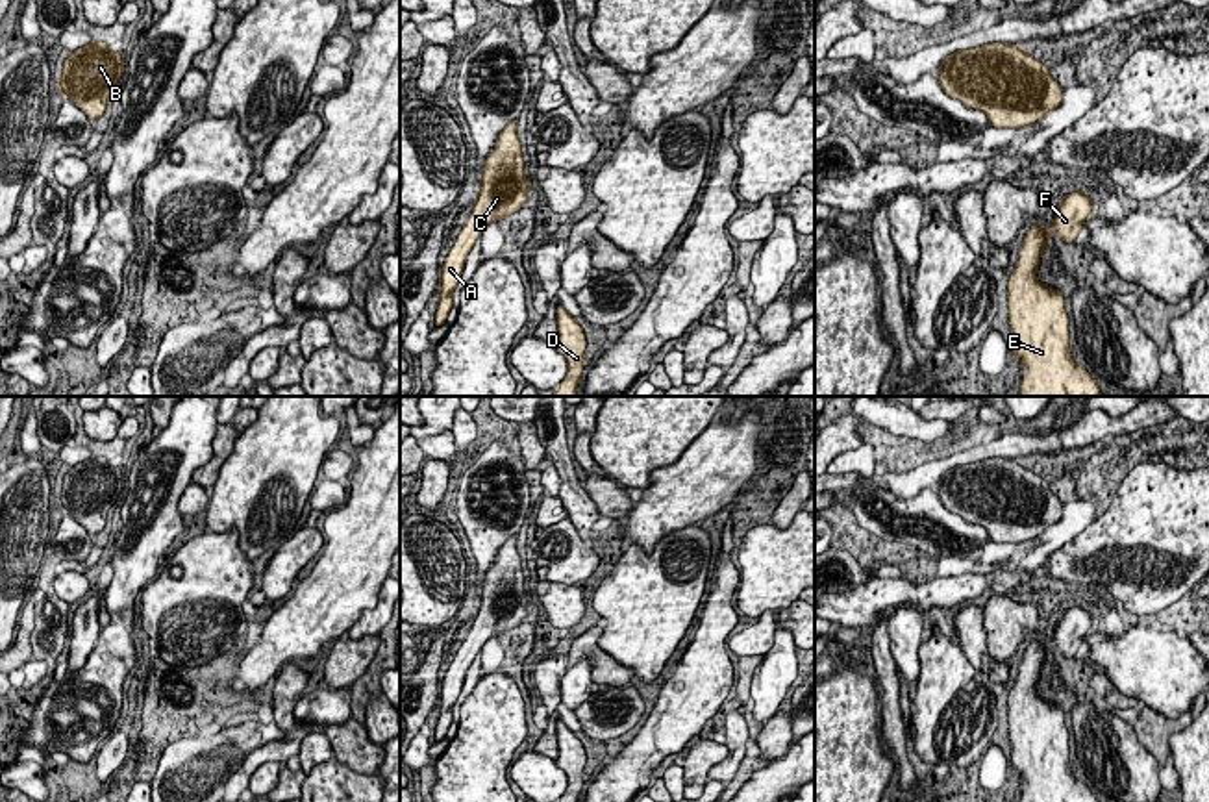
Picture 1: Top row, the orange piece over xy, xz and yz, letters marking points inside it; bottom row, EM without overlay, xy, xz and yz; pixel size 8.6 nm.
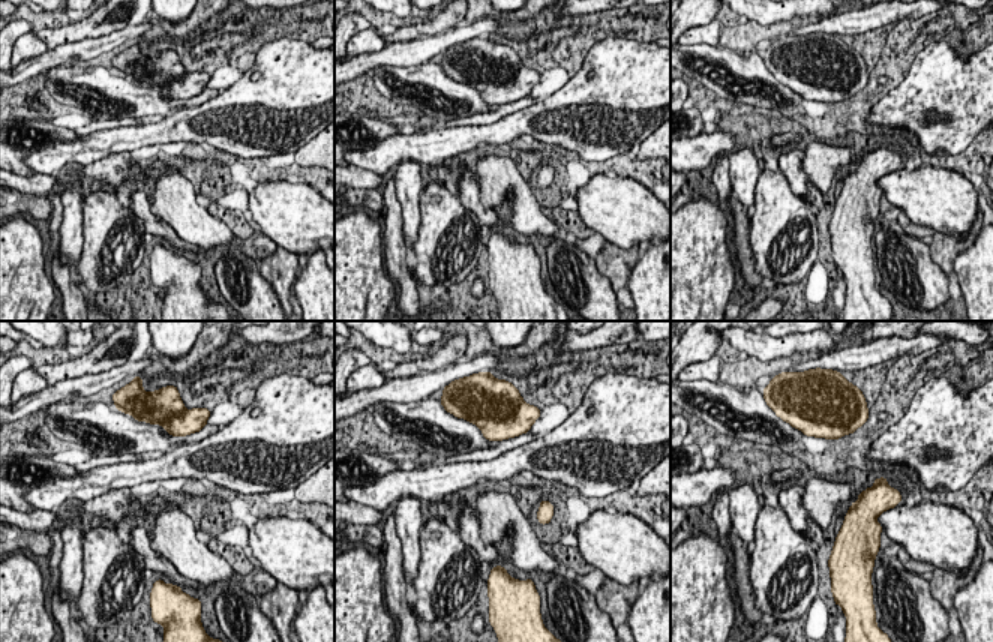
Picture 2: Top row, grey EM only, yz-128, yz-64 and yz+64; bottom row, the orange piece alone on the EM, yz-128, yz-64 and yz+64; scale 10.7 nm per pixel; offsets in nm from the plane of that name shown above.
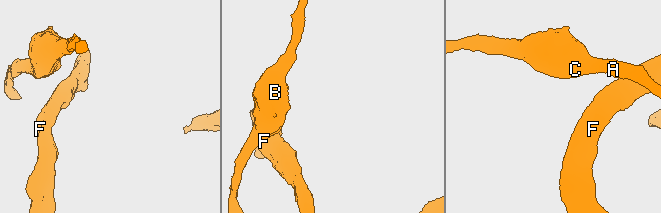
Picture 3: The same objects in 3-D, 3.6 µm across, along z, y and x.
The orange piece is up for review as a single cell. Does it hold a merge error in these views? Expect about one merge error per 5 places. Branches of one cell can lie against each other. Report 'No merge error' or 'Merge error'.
No merge error

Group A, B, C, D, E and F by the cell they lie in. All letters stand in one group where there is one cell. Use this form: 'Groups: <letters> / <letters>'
Groups: A B C D E F

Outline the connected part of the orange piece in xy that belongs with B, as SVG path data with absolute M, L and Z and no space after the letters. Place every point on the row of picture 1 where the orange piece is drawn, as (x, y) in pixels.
M91 41L89 44L69 52L56 89L69 96L91 120L104 115L107 96L120 83L126 70L124 57L117 48L104 41Z

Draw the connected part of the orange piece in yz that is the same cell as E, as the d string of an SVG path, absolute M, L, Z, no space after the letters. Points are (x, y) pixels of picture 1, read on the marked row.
M1085 191L1066 193L1050 232L1046 222L1026 232L1007 282L1011 348L1018 367L1026 367L1018 396L1103 396L1085 367L1072 359L1063 293L1037 280L1050 239L1057 233L1066 244L1076 243L1092 213L1092 198Z

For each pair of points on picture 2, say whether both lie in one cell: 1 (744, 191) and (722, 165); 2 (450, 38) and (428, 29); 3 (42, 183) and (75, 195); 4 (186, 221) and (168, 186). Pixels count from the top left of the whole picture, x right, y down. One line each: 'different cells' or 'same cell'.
1: different cells
2: different cells
3: different cells
4: same cell

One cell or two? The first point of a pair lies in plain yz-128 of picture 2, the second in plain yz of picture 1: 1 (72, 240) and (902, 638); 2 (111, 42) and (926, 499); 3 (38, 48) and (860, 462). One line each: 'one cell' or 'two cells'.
1: one cell
2: two cells
3: one cell

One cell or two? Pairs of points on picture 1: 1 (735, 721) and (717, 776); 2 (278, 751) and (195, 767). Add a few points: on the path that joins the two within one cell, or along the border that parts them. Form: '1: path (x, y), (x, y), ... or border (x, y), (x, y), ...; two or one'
1: path (735, 734), (735, 756), (730, 764); one
2: path (258, 751), (237, 751), (215, 767); one

